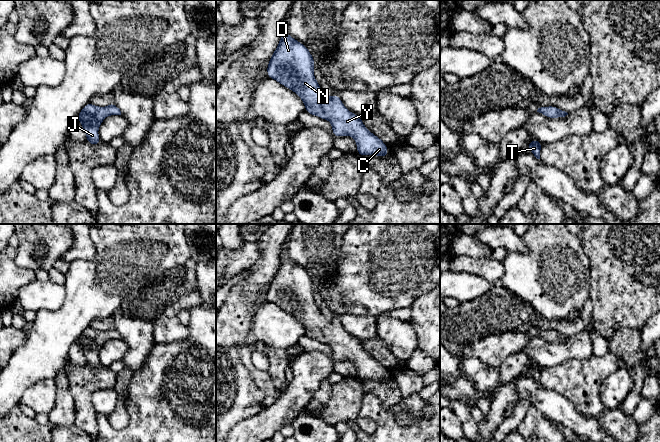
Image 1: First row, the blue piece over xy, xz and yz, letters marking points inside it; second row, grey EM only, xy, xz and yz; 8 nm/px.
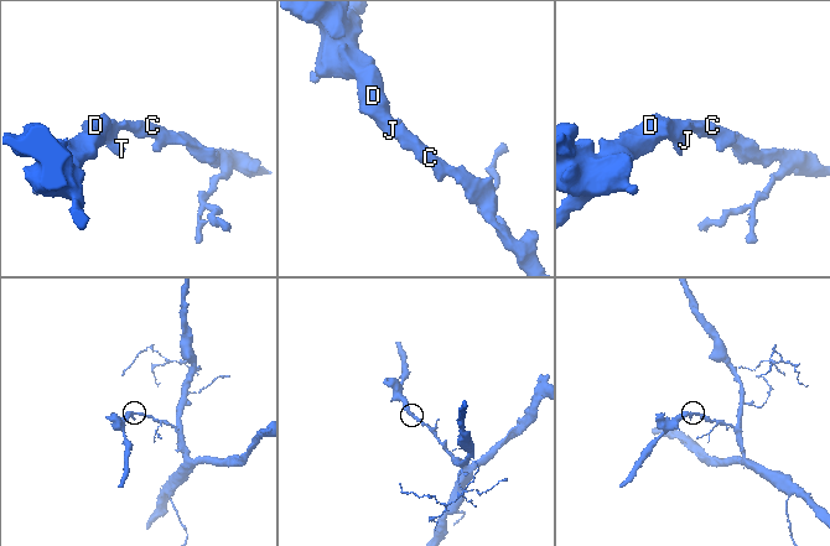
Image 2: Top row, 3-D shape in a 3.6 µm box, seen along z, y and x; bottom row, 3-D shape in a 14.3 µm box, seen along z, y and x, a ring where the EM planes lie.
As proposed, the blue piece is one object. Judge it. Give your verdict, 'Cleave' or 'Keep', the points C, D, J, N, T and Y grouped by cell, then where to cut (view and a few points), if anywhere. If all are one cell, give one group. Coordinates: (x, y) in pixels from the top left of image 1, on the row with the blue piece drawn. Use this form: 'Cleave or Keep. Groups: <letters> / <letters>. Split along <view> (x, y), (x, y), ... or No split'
Keep. Groups: C D J N T Y. No split

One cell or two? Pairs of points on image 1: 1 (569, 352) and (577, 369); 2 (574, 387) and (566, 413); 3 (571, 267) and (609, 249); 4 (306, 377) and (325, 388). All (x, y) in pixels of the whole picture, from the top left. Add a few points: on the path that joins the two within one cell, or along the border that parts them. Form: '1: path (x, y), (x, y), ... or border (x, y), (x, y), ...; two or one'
1: border (592, 354), (585, 358), (569, 358), (550, 367); two
2: border (549, 389), (566, 397), (579, 413), (587, 416); two
3: border (578, 238), (583, 252), (589, 261), (589, 283); two
4: border (326, 378), (307, 405); two

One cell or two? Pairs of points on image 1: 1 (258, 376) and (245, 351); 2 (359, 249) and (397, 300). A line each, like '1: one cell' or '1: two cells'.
1: one cell
2: one cell

